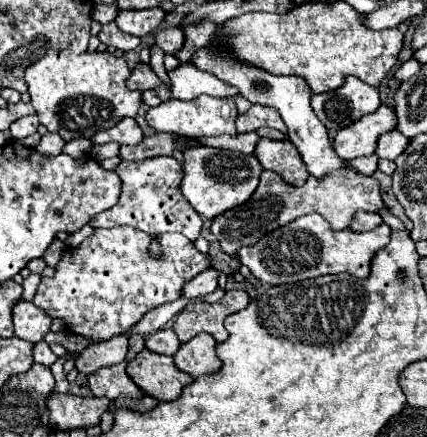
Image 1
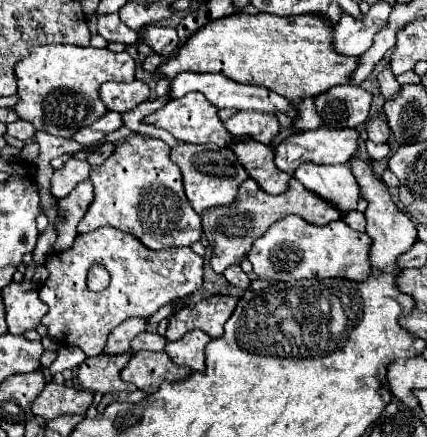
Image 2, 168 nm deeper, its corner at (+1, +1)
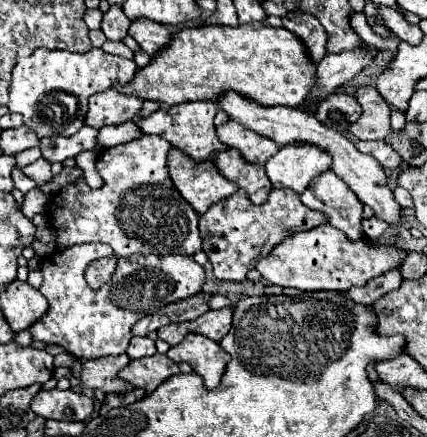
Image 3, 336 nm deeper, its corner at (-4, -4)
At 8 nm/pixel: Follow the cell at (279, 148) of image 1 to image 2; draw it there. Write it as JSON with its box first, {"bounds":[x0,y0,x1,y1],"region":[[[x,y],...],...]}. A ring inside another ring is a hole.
{"bounds":[232,138,290,194],"region":[[[248,138],[232,146],[240,162],[246,166],[250,178],[254,178],[268,194],[282,194],[288,188],[290,174],[284,174],[274,164],[274,148]]]}

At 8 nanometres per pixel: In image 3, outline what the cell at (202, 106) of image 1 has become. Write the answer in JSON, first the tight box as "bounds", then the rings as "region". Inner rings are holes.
{"bounds":[135,101,225,163],"region":[[[191,101],[191,103],[173,105],[173,107],[159,107],[149,117],[139,119],[135,123],[145,135],[163,137],[165,141],[171,143],[171,147],[187,153],[193,161],[197,159],[201,163],[205,159],[211,159],[211,155],[215,155],[217,151],[225,151],[225,147],[219,143],[217,133],[215,133],[215,125],[213,125],[215,113],[217,113],[215,103],[211,103],[211,101]]]}

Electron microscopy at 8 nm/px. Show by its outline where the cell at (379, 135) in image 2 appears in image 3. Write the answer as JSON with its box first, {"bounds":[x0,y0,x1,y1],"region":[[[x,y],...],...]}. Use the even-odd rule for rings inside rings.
{"bounds":[351,85,391,139],"region":[[[361,85],[355,91],[355,99],[363,113],[351,127],[357,139],[385,139],[391,133],[391,109],[383,103],[383,97],[371,85]]]}

